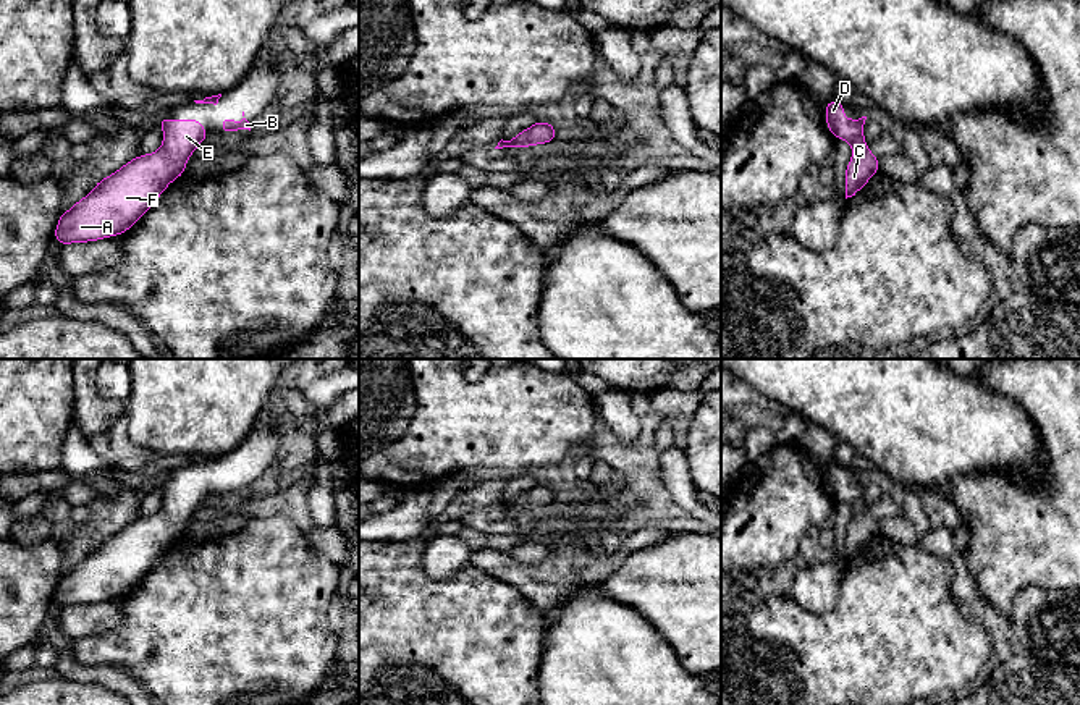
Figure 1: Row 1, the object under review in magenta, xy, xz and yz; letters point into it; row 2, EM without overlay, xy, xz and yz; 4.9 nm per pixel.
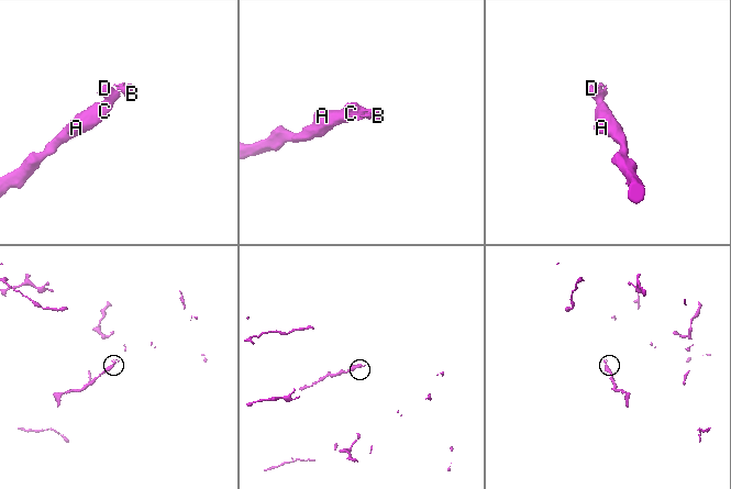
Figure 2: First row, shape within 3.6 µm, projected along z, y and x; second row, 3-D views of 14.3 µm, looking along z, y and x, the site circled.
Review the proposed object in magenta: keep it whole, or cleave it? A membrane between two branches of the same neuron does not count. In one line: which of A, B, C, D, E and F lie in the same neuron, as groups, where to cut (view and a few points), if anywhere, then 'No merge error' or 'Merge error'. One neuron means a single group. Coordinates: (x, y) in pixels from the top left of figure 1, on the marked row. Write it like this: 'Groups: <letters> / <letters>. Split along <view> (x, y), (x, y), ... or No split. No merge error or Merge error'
Groups: A B C D E F. No split. No merge error

